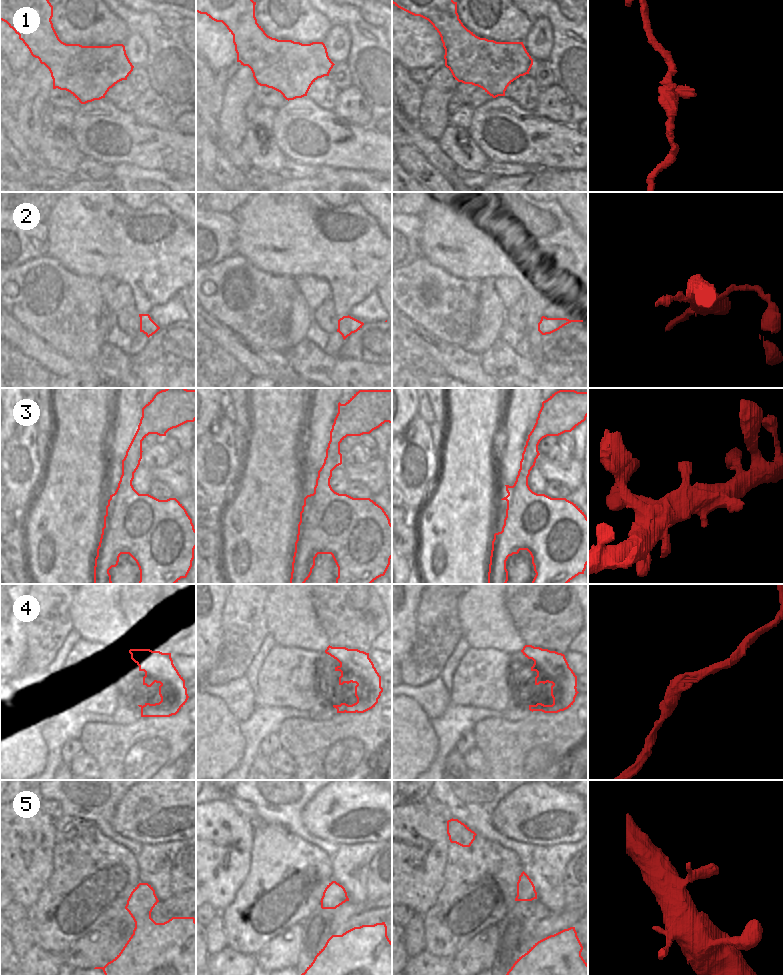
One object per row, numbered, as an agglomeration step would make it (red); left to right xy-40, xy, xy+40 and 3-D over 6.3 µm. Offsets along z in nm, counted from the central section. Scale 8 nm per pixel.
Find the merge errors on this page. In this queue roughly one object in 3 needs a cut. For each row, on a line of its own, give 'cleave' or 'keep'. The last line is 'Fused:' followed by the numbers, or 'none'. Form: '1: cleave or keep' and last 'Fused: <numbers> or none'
1: keep
2: cleave
3: keep
4: keep
5: keep
Fused: 2

